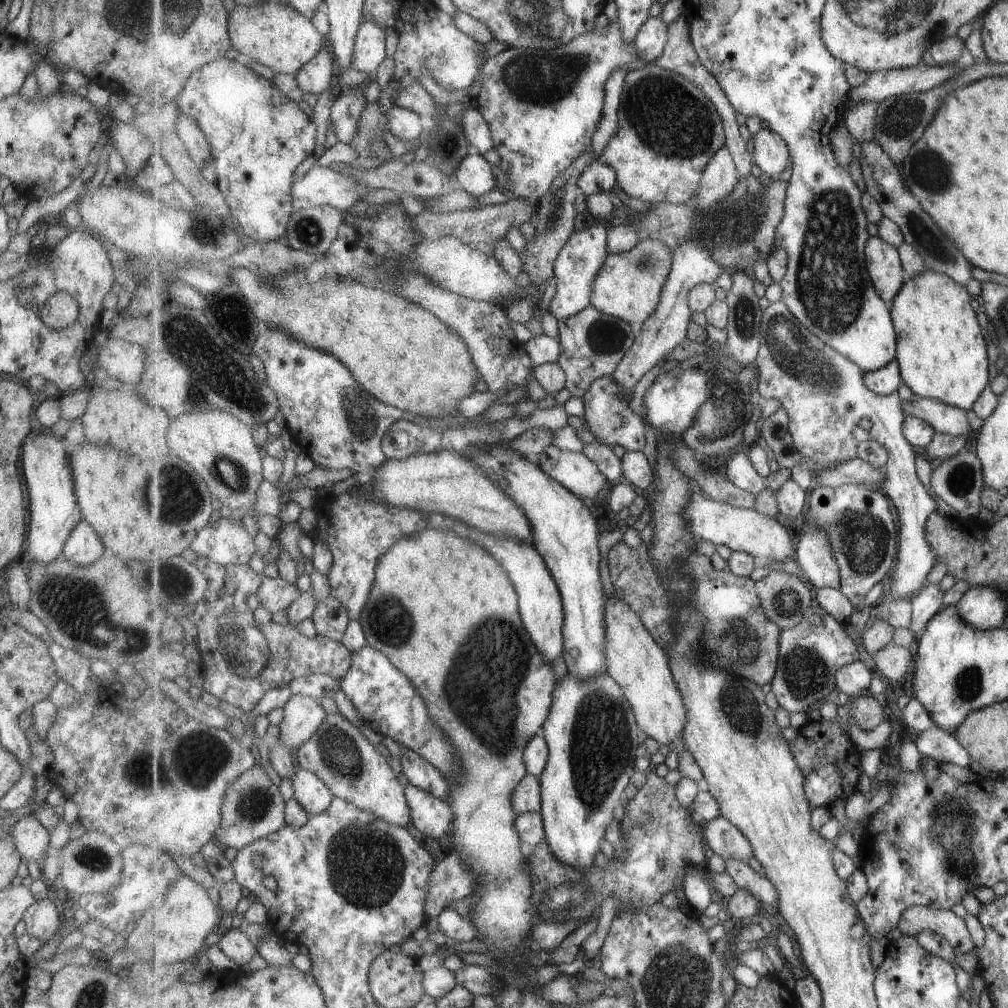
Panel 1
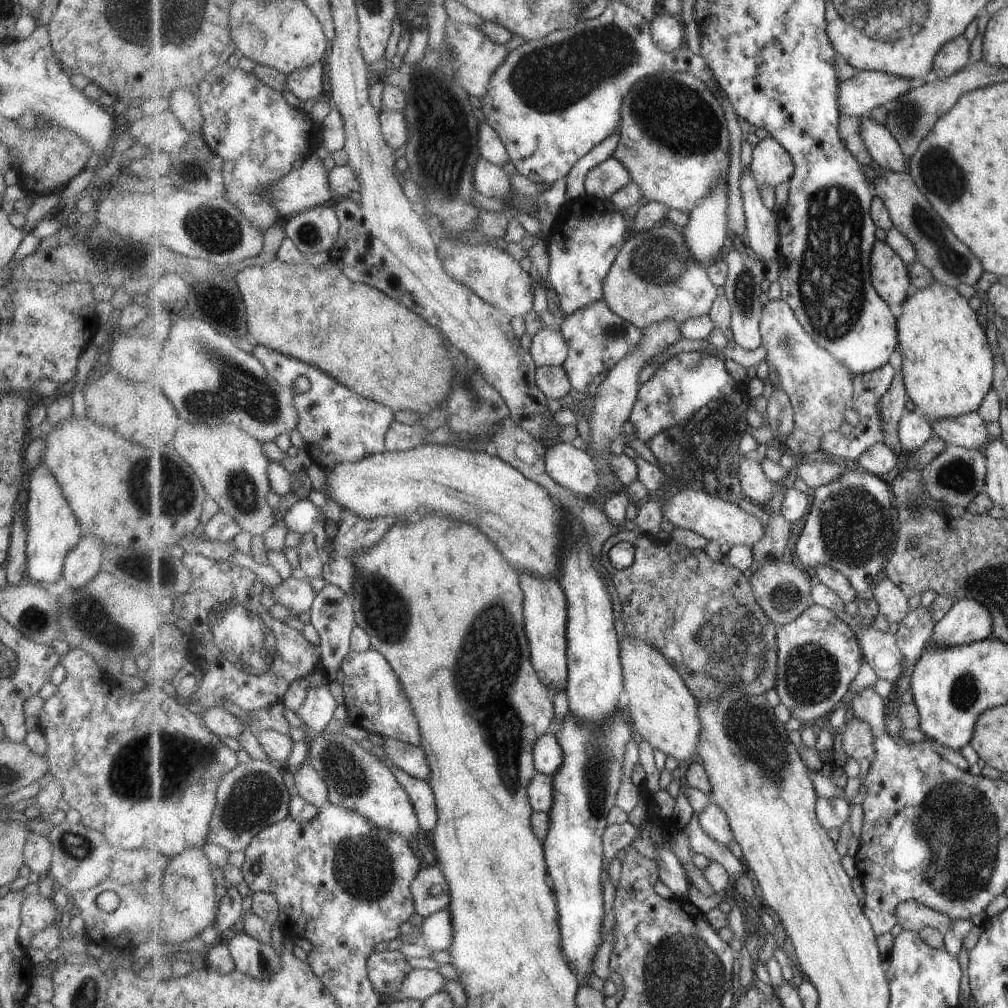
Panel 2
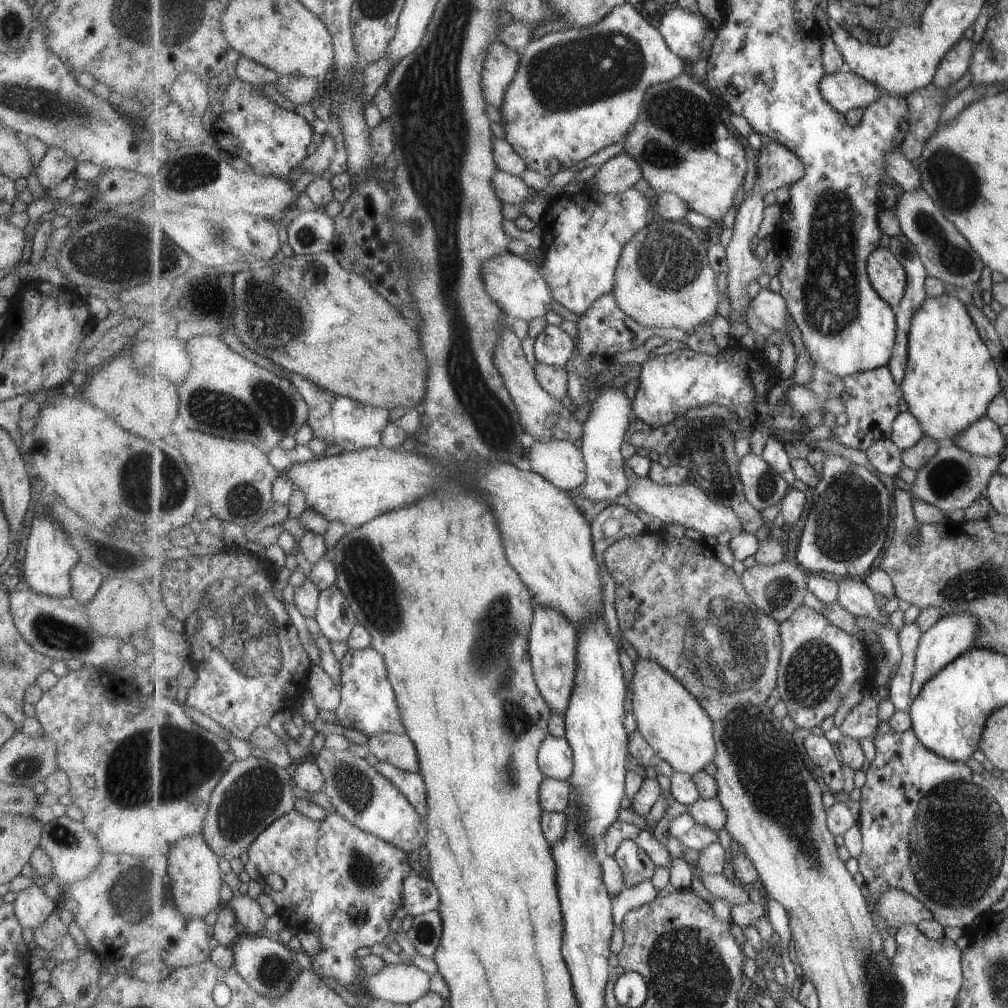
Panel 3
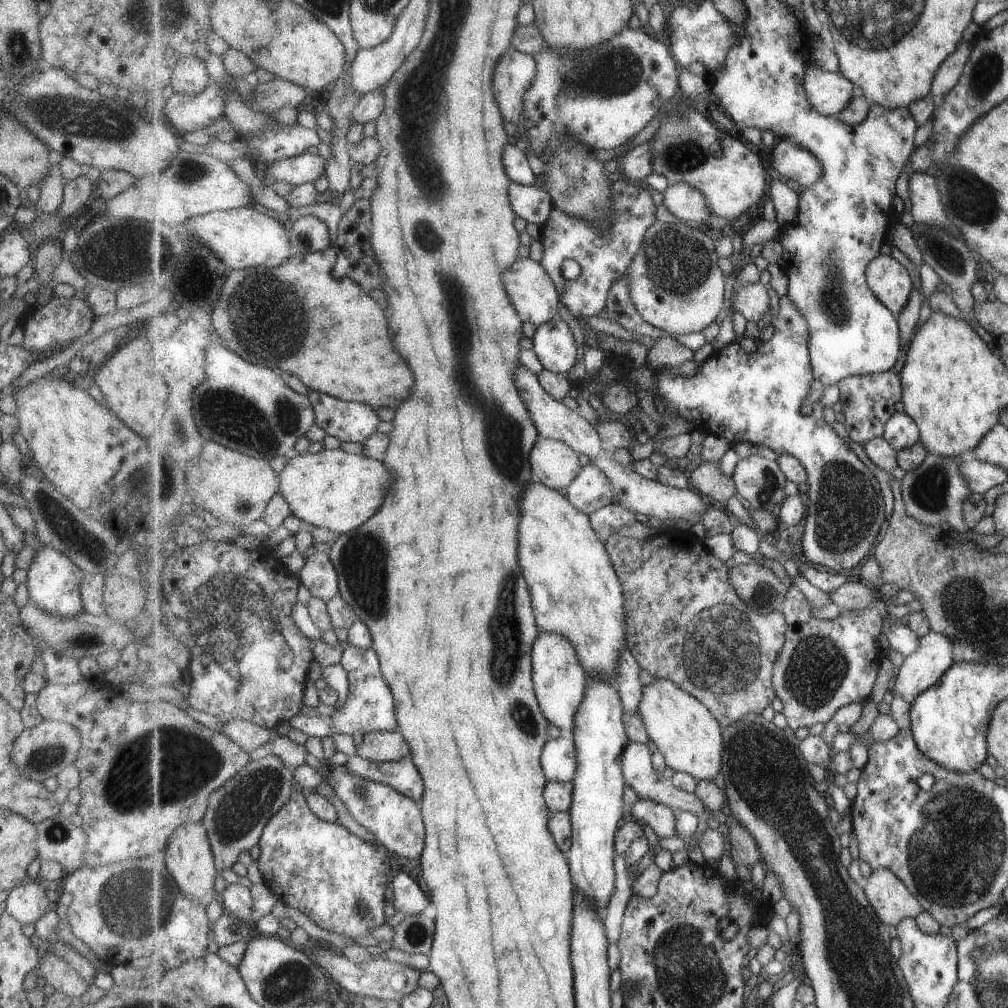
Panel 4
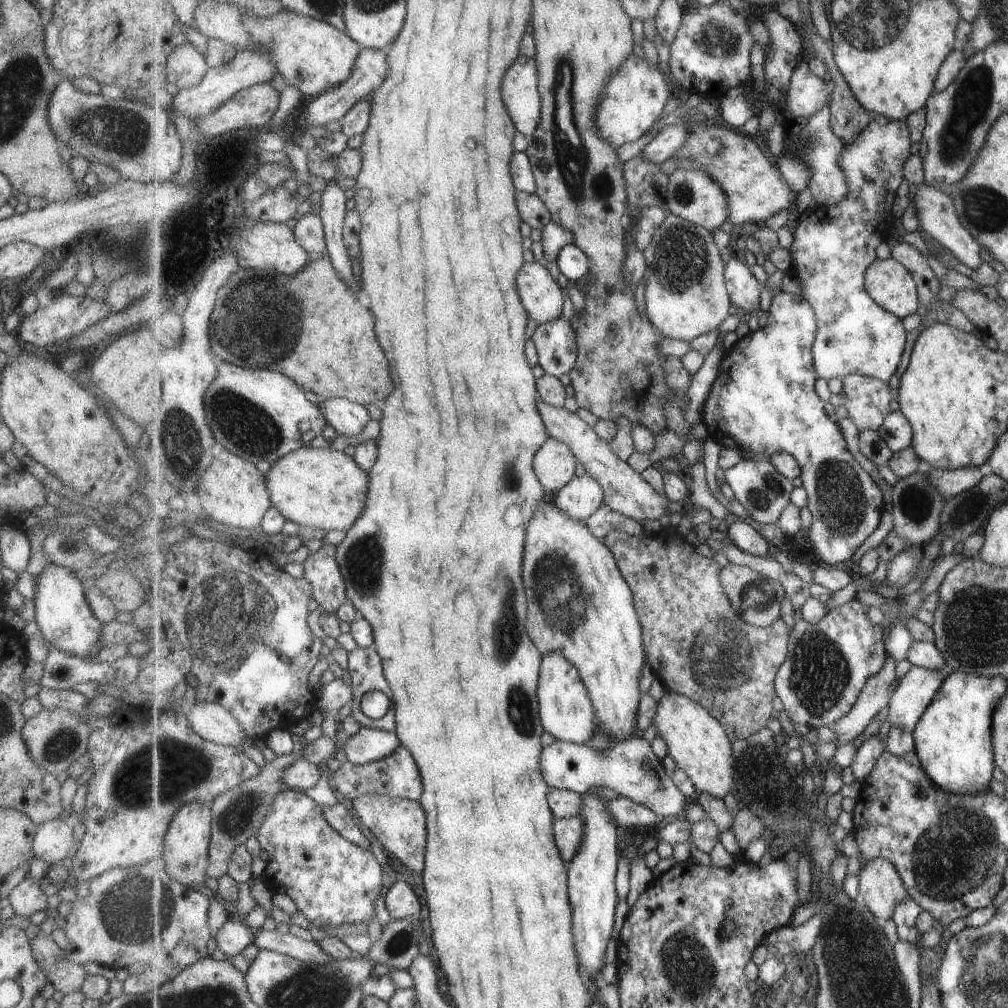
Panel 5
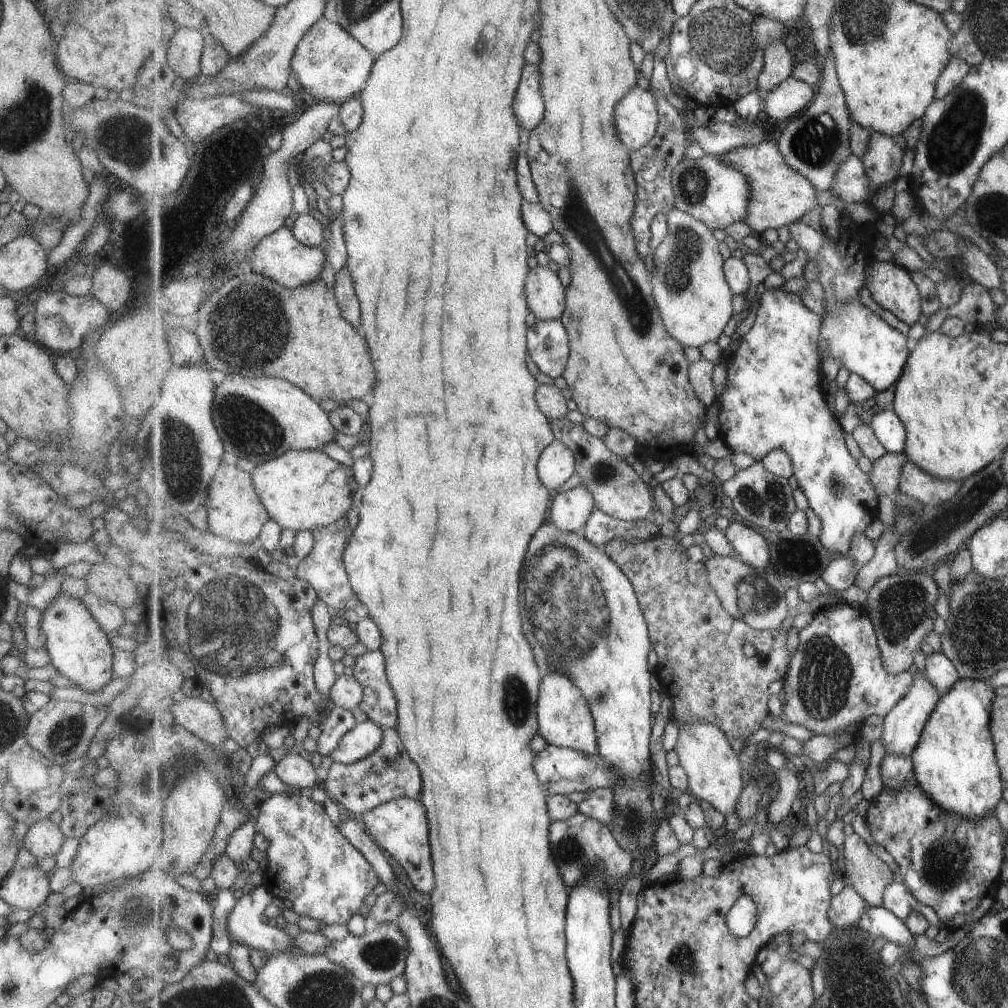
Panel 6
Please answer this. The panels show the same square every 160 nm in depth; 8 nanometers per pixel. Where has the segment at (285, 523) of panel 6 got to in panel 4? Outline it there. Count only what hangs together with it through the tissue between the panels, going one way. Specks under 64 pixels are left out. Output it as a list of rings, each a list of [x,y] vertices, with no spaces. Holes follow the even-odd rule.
[[[343,446],[338,449],[322,449],[318,453],[294,453],[288,458],[288,464],[280,472],[280,492],[291,505],[295,516],[313,526],[327,528],[340,535],[358,529],[371,516],[375,516],[385,502],[389,486],[395,482],[395,474],[385,466],[385,462],[372,459],[357,450],[349,452]]]

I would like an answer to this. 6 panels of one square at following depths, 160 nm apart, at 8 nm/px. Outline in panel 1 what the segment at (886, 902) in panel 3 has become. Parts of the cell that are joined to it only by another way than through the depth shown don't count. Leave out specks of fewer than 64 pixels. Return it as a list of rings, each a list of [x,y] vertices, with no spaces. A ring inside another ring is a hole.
[[[925,905],[910,906],[902,914],[899,929],[903,935],[914,937],[927,929],[942,934],[954,946],[956,955],[974,947],[965,922],[953,910],[944,911]]]

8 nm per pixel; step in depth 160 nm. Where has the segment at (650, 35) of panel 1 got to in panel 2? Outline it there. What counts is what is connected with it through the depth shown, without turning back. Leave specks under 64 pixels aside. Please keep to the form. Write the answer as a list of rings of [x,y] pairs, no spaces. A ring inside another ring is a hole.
[[[657,15],[651,21],[651,34],[661,50],[671,52],[683,46],[685,30],[679,15]]]

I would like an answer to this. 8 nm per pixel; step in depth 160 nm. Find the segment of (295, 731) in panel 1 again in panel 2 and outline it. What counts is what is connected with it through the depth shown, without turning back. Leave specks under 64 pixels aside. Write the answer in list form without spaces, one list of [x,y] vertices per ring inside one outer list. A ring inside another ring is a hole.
[[[323,667],[313,671],[310,675],[307,675],[307,680],[310,682],[307,698],[303,702],[303,706],[299,708],[297,714],[301,717],[301,720],[306,724],[307,728],[303,730],[309,737],[319,736],[321,732],[327,728],[327,724],[333,720],[333,714],[335,714],[335,708],[337,708],[337,700],[335,696],[331,694],[331,685],[328,680],[327,674]]]

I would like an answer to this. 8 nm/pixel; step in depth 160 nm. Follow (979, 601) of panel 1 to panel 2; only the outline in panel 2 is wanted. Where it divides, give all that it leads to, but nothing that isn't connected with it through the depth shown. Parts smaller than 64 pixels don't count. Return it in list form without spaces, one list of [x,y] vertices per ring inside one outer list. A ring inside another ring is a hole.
[[[957,599],[947,616],[936,623],[929,642],[947,648],[987,638],[992,632],[992,616],[975,599]]]

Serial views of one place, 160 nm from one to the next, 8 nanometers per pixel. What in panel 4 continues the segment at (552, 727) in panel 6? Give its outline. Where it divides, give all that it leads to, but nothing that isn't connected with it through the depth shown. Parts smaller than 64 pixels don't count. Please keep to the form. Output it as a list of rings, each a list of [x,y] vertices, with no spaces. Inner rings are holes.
[[[541,633],[534,642],[533,648],[535,688],[544,715],[550,724],[559,727],[563,734],[572,735],[575,728],[575,715],[589,687],[589,674],[582,665],[574,644],[565,635]]]

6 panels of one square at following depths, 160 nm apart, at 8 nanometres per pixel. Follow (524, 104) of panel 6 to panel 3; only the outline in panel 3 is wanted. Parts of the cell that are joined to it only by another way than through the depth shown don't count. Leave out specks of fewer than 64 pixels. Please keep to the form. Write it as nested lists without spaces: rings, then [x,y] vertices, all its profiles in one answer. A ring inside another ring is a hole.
[[[491,41],[482,72],[482,87],[488,104],[497,109],[502,107],[507,97],[508,86],[515,78],[521,52],[508,47],[501,41]]]

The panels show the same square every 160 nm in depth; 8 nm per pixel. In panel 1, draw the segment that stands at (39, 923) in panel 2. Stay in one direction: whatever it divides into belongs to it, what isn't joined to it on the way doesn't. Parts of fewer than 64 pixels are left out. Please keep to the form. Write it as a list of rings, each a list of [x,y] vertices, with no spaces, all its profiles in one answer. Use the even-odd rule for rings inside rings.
[[[47,898],[33,901],[22,914],[25,932],[40,940],[43,945],[53,936],[55,930],[61,927],[59,912],[55,904]]]

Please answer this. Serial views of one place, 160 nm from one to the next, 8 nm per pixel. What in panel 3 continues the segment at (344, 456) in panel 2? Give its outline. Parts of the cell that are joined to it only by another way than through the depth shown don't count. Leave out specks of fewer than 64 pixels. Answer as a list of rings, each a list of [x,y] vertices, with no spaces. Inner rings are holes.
[[[278,365],[280,369],[288,373],[289,380],[297,387],[297,390],[303,395],[305,401],[310,406],[310,413],[308,414],[307,425],[313,430],[313,438],[320,438],[328,445],[338,445],[341,449],[347,451],[355,451],[357,449],[368,449],[371,447],[381,447],[384,430],[390,424],[389,410],[383,407],[376,407],[373,405],[366,405],[358,400],[336,395],[334,392],[326,388],[317,386],[315,382],[305,378],[299,373],[291,373]]]

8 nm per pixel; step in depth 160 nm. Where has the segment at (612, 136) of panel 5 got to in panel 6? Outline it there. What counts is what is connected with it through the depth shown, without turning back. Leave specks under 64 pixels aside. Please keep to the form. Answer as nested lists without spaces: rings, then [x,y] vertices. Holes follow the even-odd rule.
[[[635,86],[615,110],[618,136],[629,150],[641,150],[658,134],[658,99],[641,86]]]

